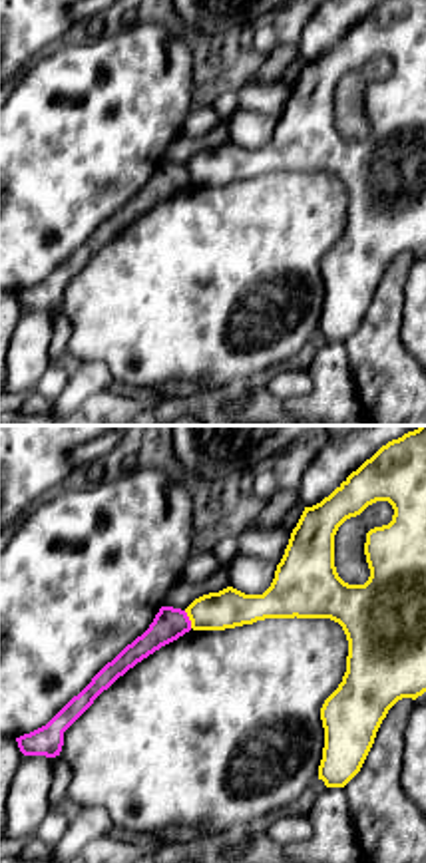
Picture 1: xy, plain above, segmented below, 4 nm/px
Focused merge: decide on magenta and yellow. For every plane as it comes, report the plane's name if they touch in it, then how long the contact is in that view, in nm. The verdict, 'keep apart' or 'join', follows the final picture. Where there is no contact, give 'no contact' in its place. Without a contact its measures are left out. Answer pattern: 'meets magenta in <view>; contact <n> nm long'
meets magenta in xy; contact 80 nm long

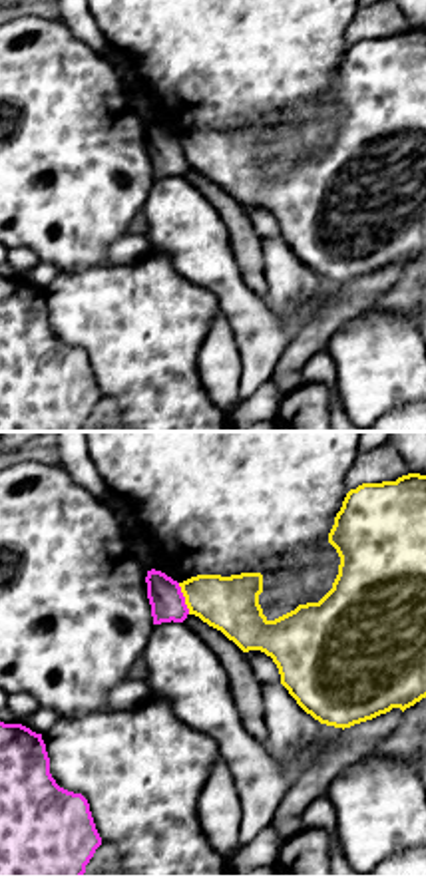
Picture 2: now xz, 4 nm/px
meets magenta in xz; contact 140 nm long

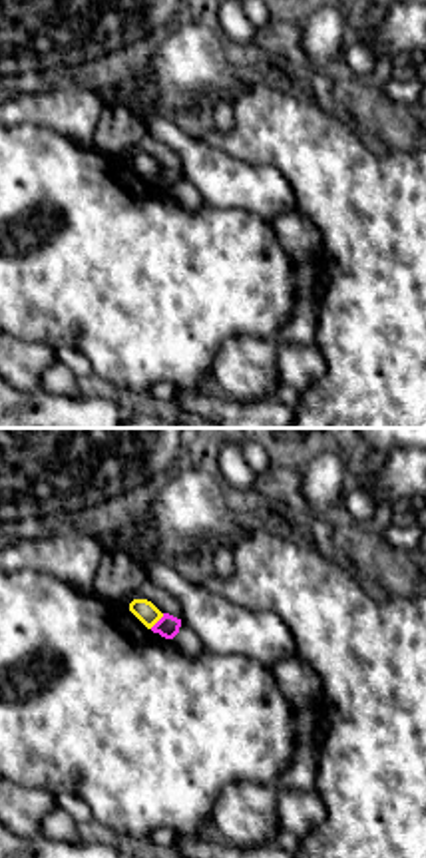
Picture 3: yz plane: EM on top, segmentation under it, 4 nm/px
meets magenta in yz; contact 90 nm long

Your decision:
keep apart

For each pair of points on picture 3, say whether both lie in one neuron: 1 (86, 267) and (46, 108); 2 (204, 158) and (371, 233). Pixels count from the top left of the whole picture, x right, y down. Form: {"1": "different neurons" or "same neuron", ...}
{"1": "different neurons", "2": "different neurons"}

